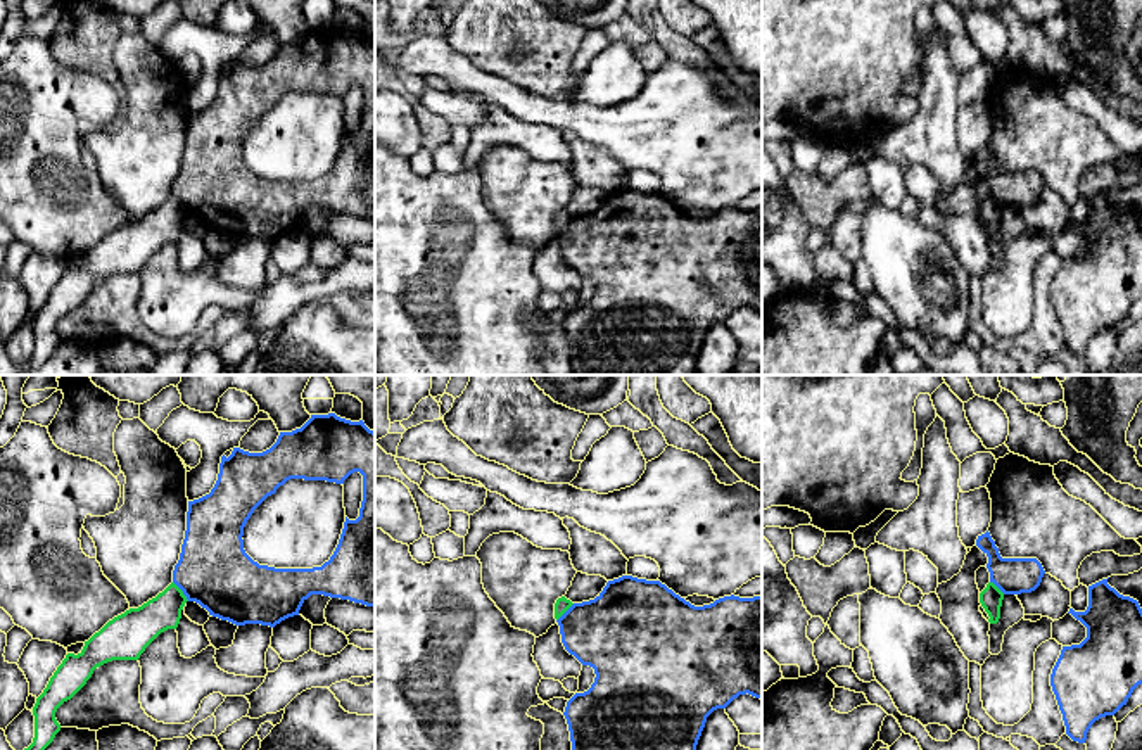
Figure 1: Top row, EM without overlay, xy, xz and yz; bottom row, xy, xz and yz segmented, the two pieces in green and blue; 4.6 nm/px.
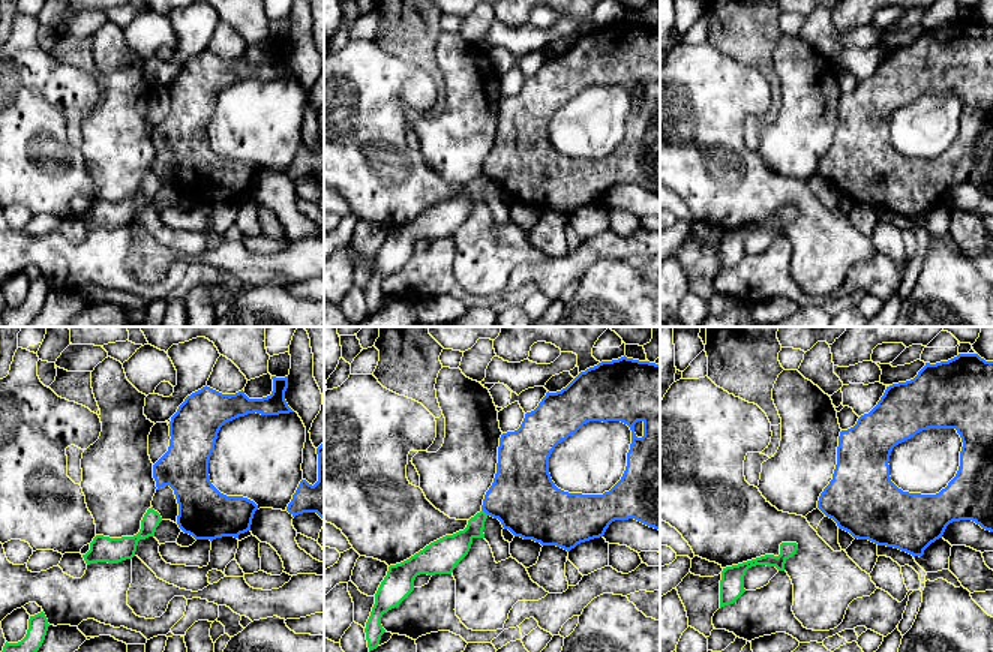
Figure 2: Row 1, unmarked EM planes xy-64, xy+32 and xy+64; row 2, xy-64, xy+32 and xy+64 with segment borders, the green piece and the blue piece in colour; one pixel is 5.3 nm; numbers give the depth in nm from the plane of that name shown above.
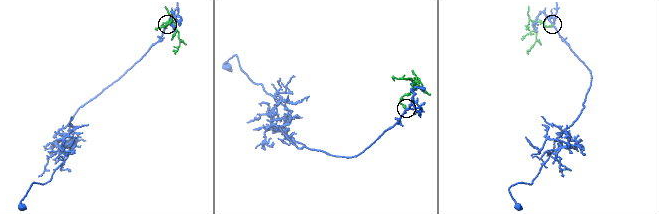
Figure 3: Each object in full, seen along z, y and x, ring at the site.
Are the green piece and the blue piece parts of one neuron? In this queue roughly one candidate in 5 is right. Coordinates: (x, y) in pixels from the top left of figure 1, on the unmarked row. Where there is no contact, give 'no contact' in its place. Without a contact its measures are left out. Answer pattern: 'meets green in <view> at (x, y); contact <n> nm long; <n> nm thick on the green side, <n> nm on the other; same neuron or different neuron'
meets green in xy at (182, 204); contact 120 nm long; 180 nm thick on the green side, 340 nm on the other; different neuron

